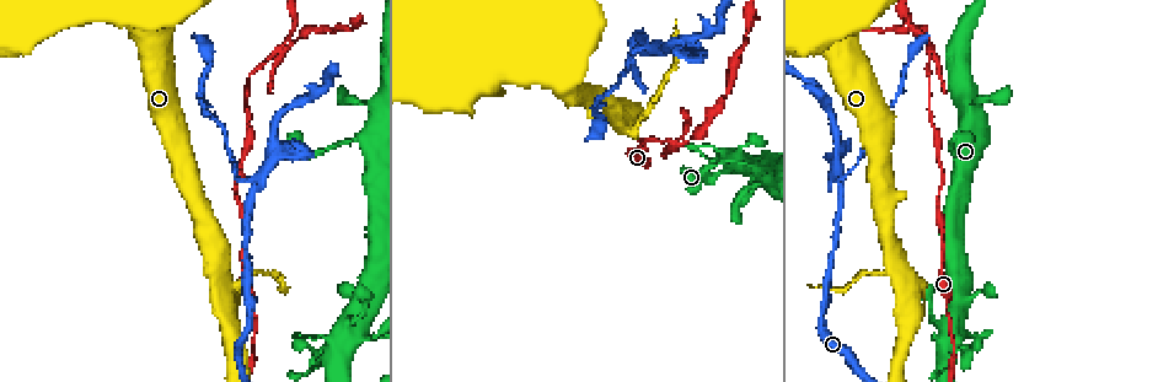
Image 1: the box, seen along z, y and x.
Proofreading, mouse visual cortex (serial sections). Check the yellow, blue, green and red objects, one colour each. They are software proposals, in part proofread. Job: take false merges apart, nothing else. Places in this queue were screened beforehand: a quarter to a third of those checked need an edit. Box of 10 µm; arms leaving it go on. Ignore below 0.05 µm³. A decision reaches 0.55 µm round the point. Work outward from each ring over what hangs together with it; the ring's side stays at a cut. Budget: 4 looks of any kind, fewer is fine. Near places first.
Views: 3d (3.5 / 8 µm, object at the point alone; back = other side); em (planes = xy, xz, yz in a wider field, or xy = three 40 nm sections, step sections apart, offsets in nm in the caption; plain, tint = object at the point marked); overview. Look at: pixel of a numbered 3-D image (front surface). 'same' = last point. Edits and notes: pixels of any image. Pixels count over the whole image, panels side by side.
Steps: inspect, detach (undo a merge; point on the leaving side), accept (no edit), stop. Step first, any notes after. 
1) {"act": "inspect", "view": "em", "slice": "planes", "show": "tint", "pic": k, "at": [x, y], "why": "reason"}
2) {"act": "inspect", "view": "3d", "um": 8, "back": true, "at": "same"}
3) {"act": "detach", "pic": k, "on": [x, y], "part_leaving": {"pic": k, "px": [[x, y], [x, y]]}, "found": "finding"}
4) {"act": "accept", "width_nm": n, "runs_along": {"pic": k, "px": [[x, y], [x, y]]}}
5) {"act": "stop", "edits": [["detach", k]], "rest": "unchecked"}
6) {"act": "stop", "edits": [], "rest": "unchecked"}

{"act": "inspect", "view": "3d", "um": 8, "pic": 1, "at": [618, 121], "why": "four-way junction"}

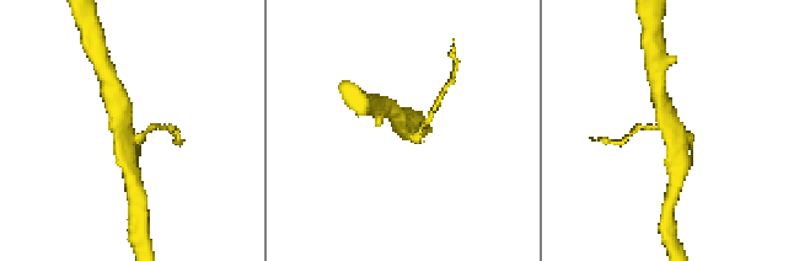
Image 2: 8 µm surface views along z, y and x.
{"act": "inspect", "view": "3d", "um": 3.5, "at": "same", "why": "closer look"}

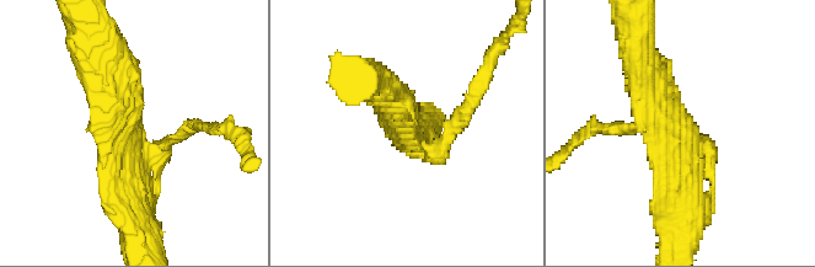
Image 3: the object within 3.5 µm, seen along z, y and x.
{"act": "inspect", "view": "em", "slice": "xy", "step": 3, "show": "tint", "pic": 3, "at": [402, 133]}

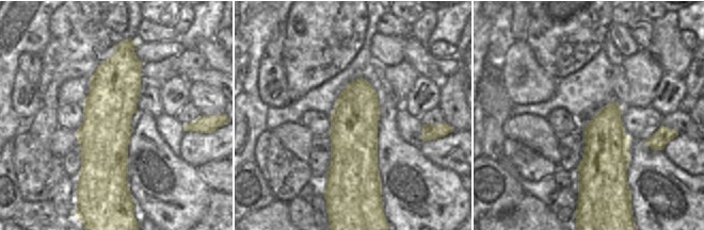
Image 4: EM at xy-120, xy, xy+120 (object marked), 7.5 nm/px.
{"act": "detach", "pic": 3, "on": [461, 123], "part_leaving": {"pic": 3, "px": [[424, 148], [443, 145], [488, 69]]}, "found": "a second cell is stuck on"}

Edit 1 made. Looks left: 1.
{"act": "inspect", "view": "3d", "um": 3.5, "pic": 1, "at": [949, 148], "why": "a narrow waist"}

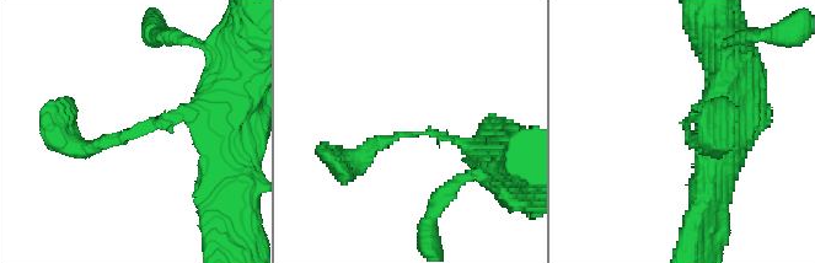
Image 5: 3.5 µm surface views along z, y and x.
{"act": "accept", "arm_widths_nm": [250, 250], "found": "one cell here"}

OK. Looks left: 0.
{"act": "stop", "edits": [["detach", 3]], "rest": "unchecked"}

